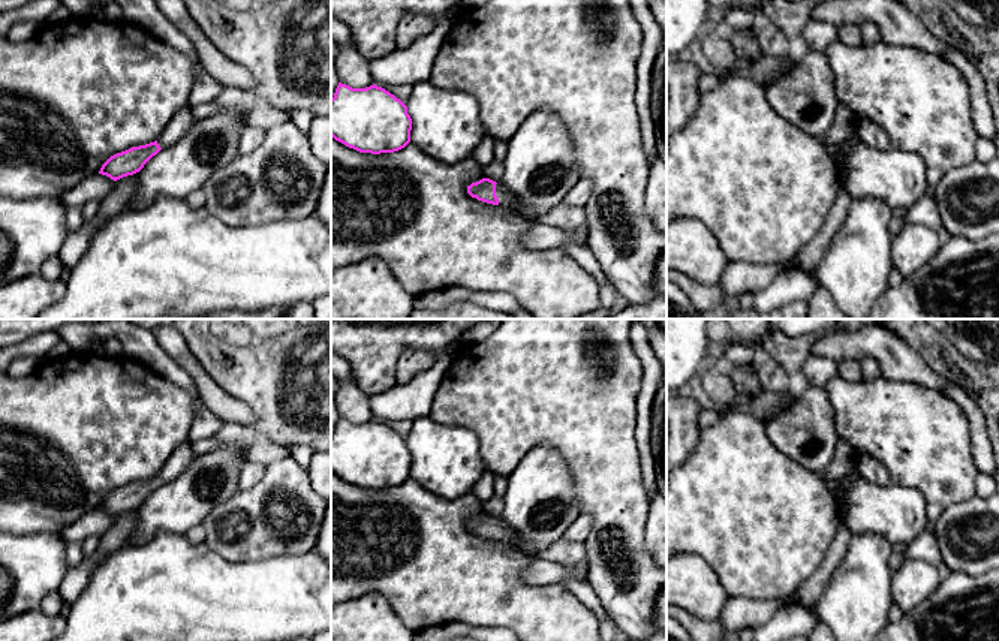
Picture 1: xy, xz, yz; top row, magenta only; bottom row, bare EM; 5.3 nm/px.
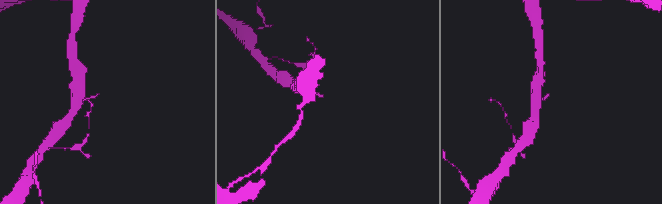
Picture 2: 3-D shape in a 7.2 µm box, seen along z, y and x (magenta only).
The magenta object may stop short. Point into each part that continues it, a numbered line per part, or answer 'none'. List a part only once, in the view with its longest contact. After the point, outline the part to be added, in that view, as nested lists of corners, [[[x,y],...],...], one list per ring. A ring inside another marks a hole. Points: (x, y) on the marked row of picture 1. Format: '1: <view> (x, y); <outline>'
1: xz (505, 199); [[[499,183],[496,184],[496,196],[499,199],[499,205],[502,207],[514,204],[514,198]]]

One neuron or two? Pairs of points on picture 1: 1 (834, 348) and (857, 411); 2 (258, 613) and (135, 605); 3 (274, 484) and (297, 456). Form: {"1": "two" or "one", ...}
{"1": "two", "2": "one", "3": "two"}

